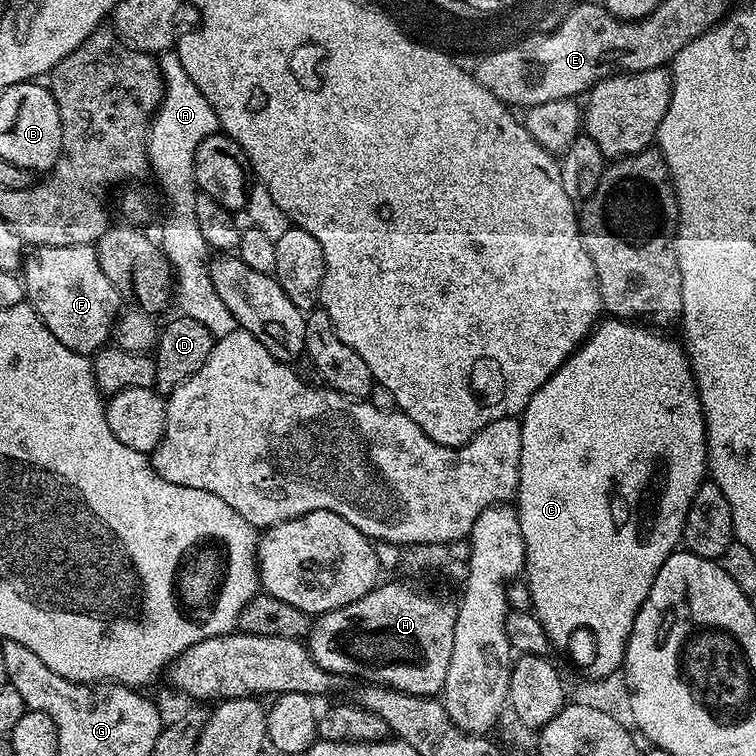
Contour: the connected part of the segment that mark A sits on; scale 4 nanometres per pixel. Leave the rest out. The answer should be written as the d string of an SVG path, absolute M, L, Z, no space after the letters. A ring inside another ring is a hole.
M174 50L161 51L158 63L164 79L164 97L160 109L152 117L152 126L148 129L148 162L151 171L156 171L156 176L164 187L168 212L172 215L161 226L158 243L175 274L176 292L178 296L180 294L179 311L194 318L194 322L202 322L202 326L206 326L212 336L219 338L235 332L237 322L211 281L210 249L206 238L202 238L198 218L186 214L186 210L191 210L194 206L194 154L202 141L217 135L220 123L210 102L206 102L202 90L198 90L190 74L182 70L182 62Z

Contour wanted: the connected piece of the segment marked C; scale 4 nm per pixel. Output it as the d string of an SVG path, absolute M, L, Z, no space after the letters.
M608 318L597 327L593 335L572 353L572 358L558 369L555 376L534 394L522 413L522 458L520 459L520 486L518 489L518 515L524 535L524 570L532 599L531 611L546 630L553 649L564 648L576 632L585 628L592 635L592 644L572 644L568 656L585 672L585 677L601 677L605 673L619 673L624 648L628 645L628 632L634 626L636 609L642 606L644 594L650 590L652 577L658 574L669 552L678 548L678 538L684 535L684 513L690 510L692 496L698 494L702 474L708 471L708 439L702 423L700 393L694 390L692 367L686 359L683 343L668 344L664 334L654 334L648 326L630 326L627 320Z

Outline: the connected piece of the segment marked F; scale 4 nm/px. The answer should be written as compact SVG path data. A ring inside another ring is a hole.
M93 245L32 248L22 261L22 279L27 303L62 346L95 354L112 340L116 318L122 311L122 297L110 278L102 274Z

